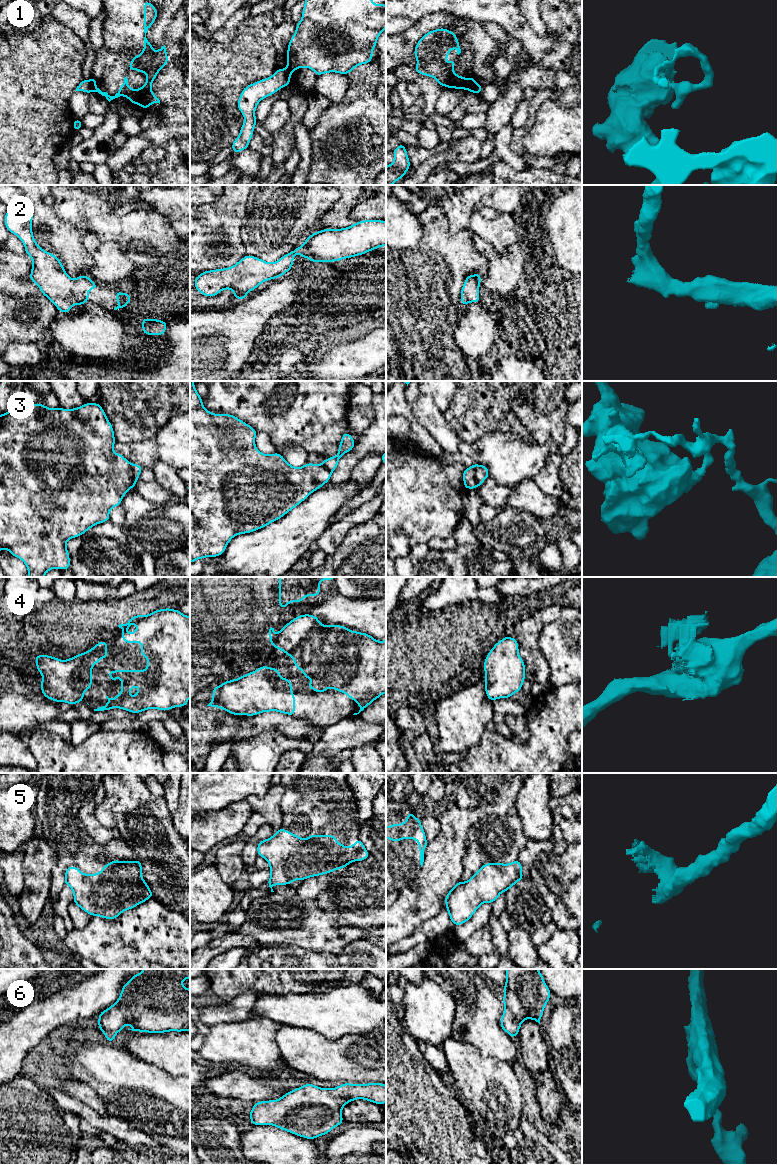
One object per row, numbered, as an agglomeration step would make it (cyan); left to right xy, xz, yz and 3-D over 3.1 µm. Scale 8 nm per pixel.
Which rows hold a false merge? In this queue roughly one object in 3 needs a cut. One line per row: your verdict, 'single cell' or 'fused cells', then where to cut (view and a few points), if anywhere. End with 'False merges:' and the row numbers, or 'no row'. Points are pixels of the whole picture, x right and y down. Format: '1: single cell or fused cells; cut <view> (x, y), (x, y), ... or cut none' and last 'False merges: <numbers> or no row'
1: fused cells; cut xy (90, 80), (94, 90)
2: single cell; cut none
3: fused cells; cut xy (131, 464), (132, 487)
4: single cell; cut none
5: single cell; cut none
6: single cell; cut none
False merges: 1, 3

